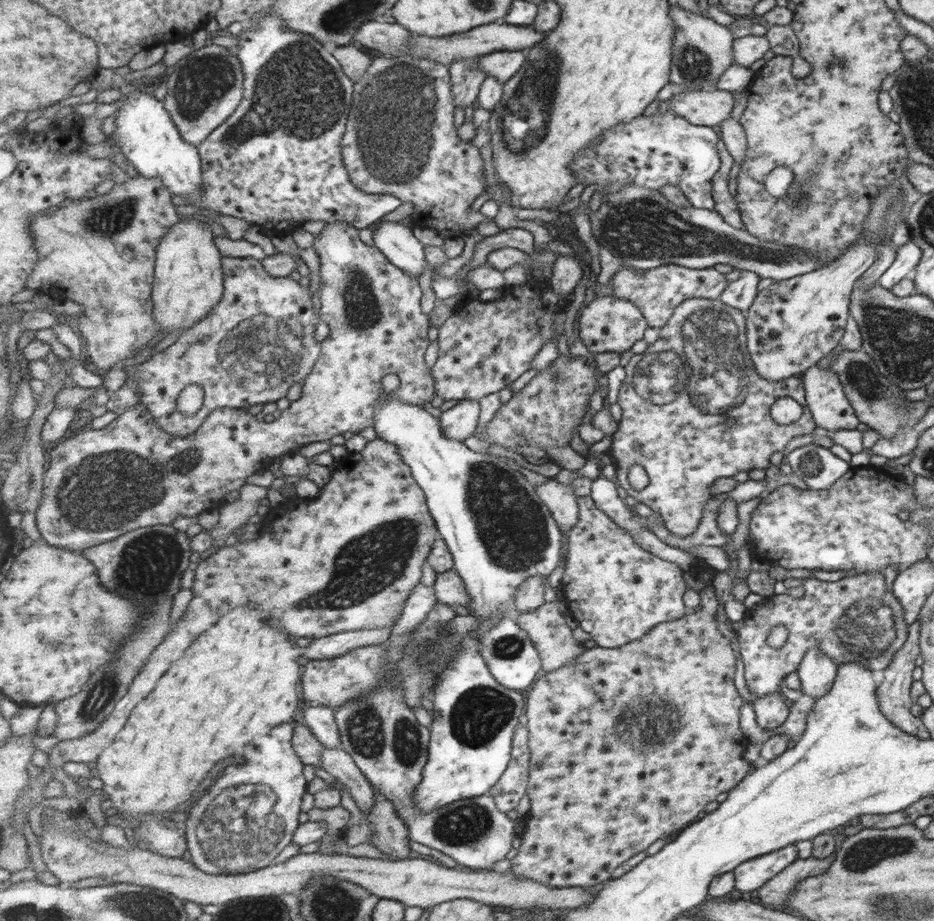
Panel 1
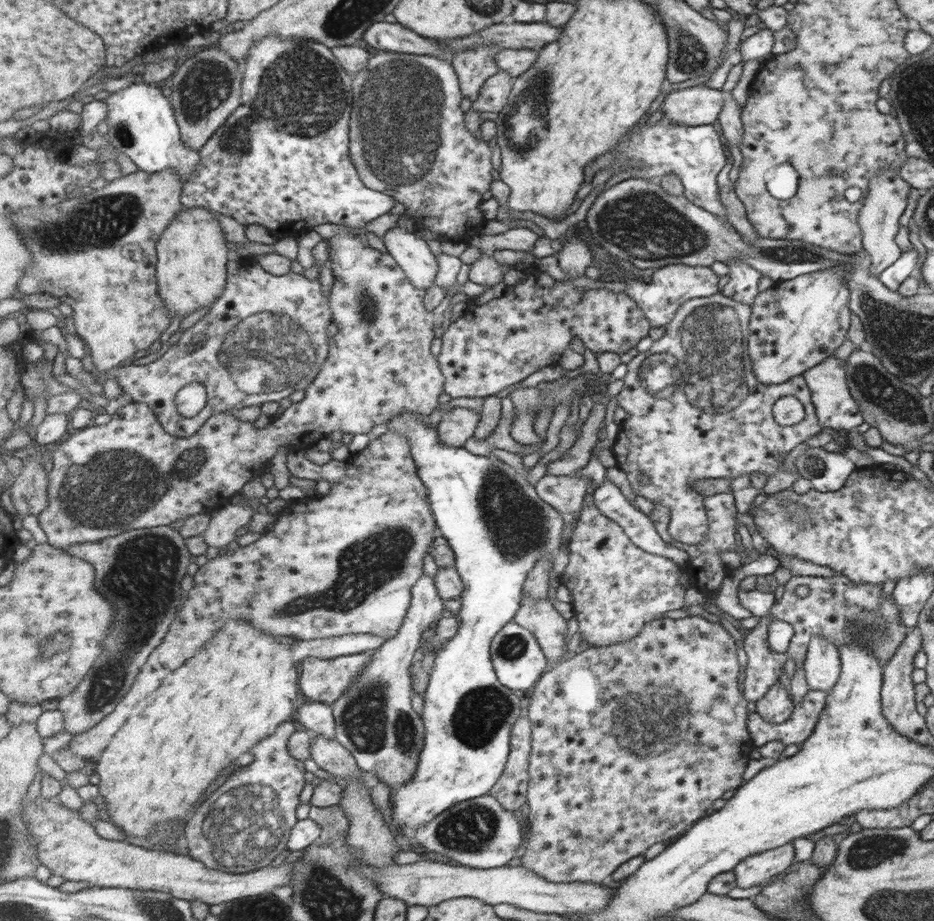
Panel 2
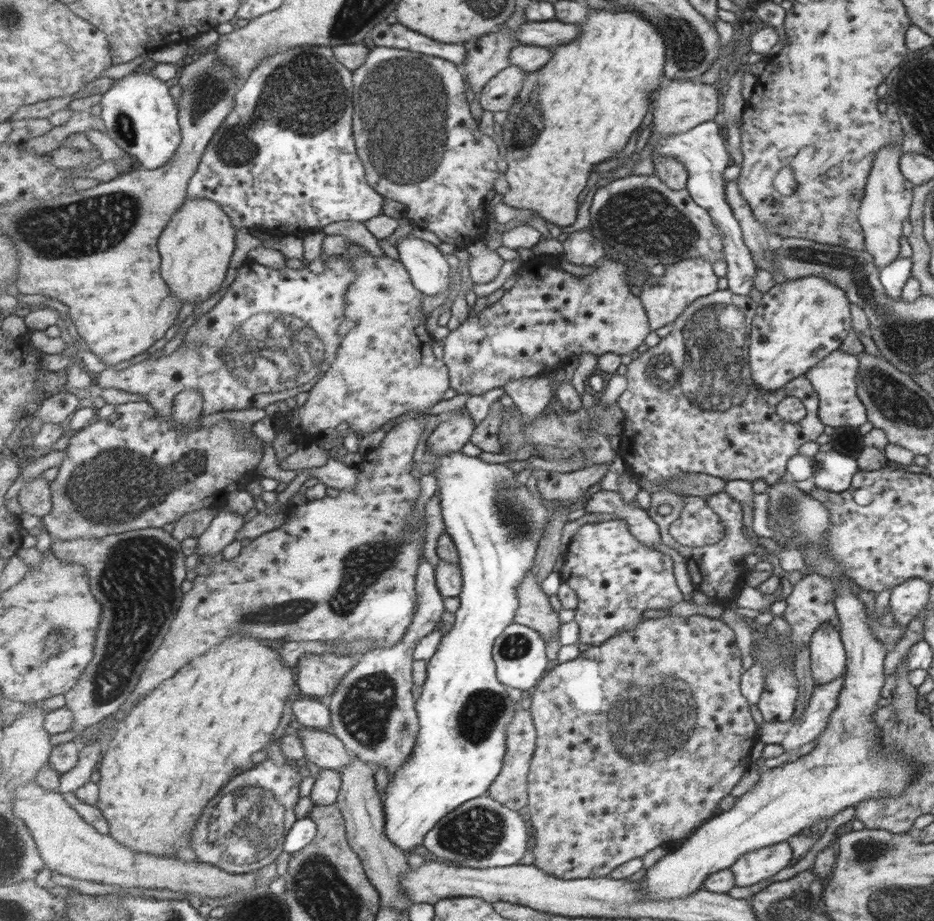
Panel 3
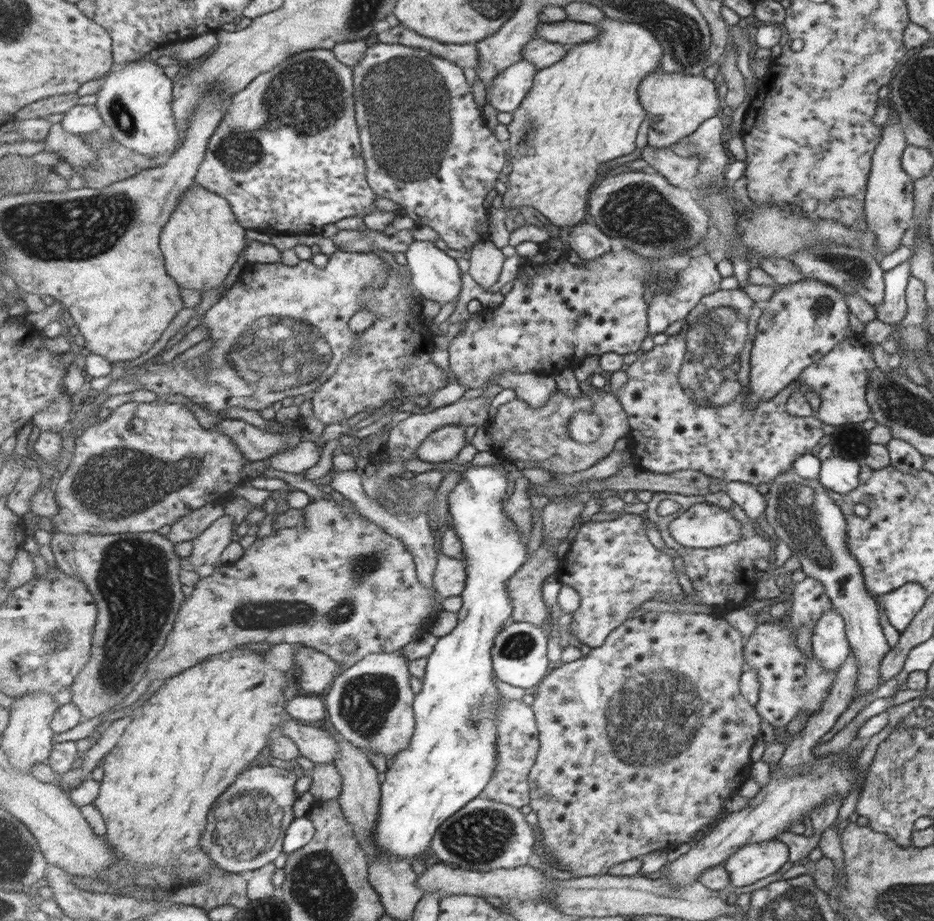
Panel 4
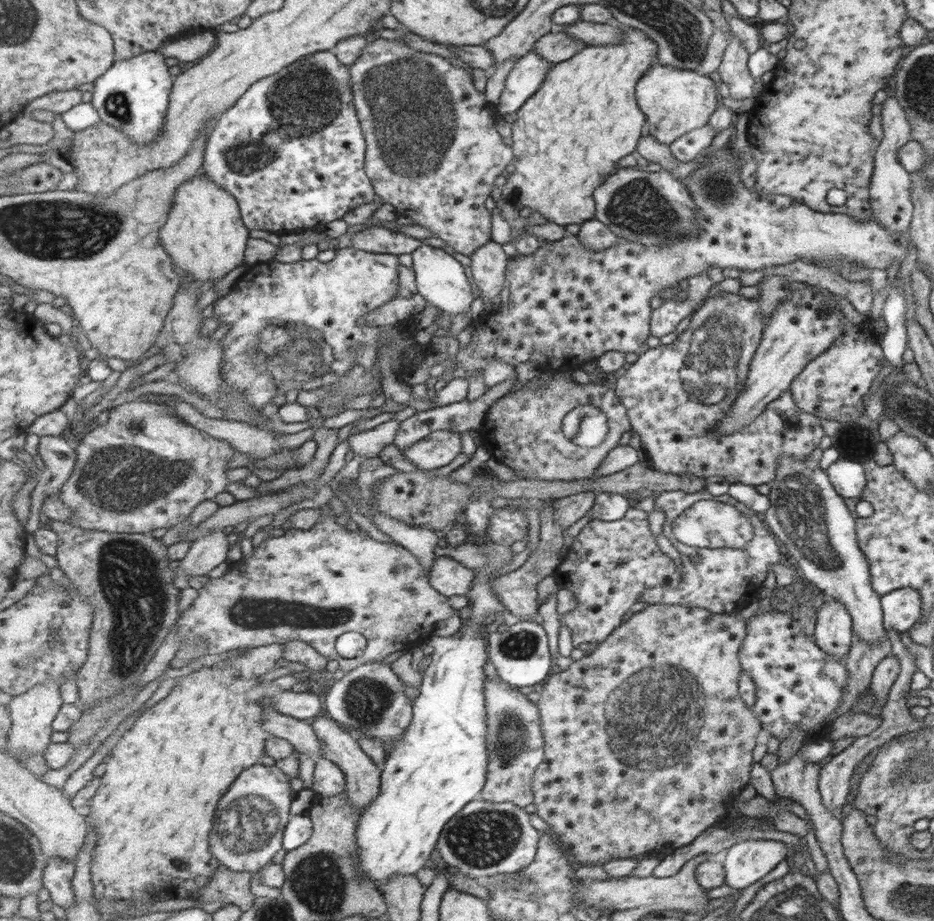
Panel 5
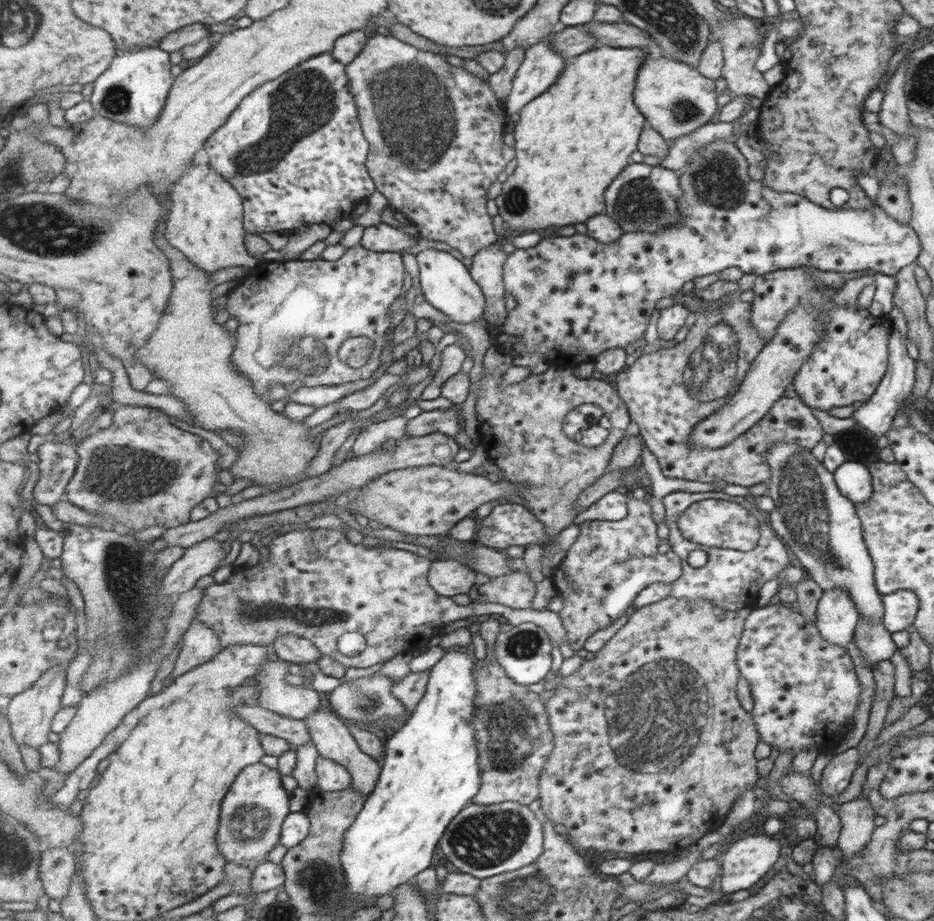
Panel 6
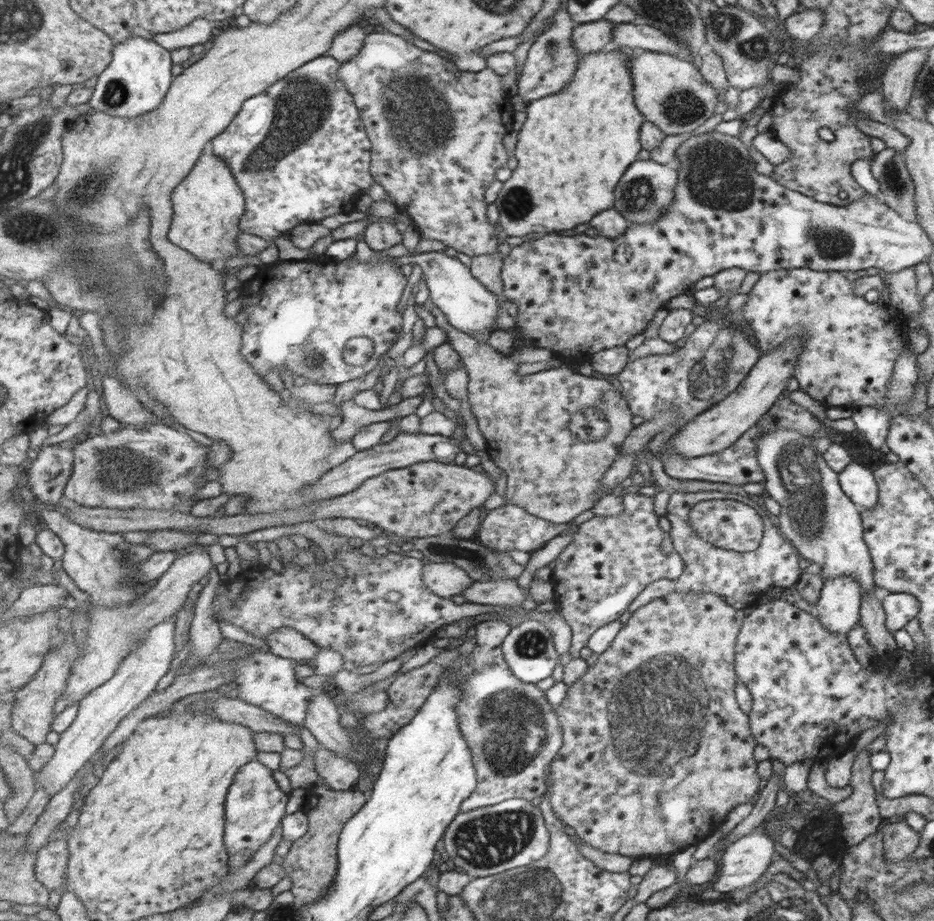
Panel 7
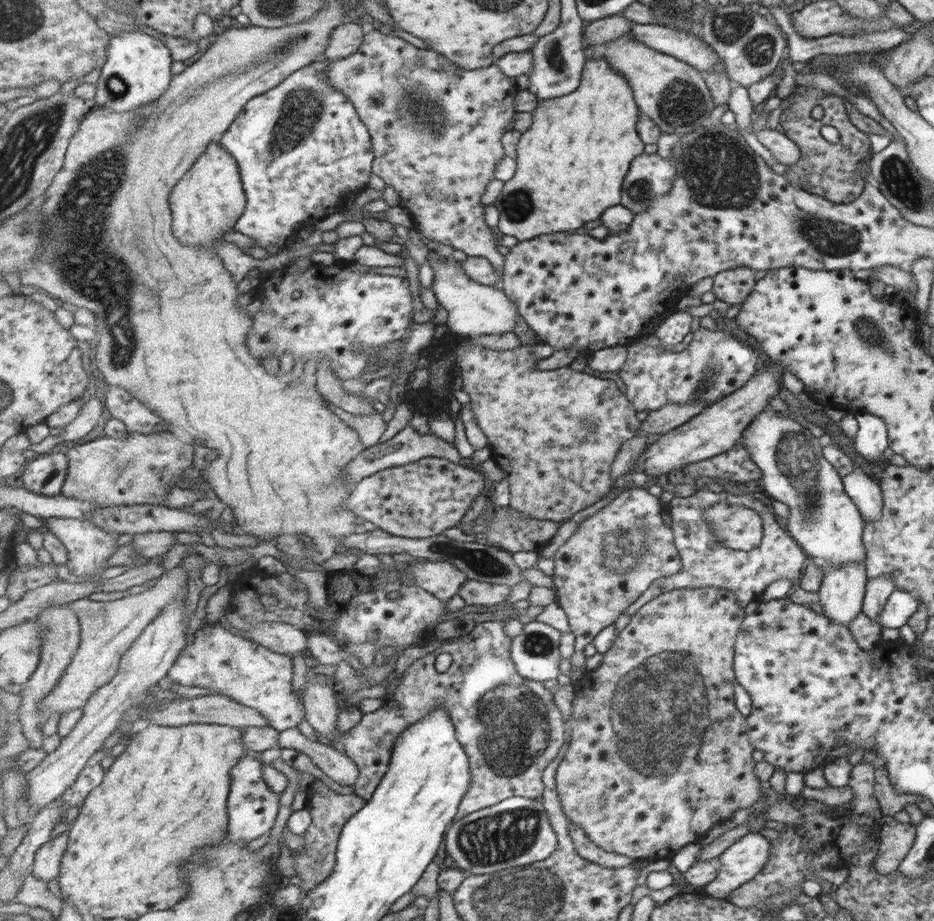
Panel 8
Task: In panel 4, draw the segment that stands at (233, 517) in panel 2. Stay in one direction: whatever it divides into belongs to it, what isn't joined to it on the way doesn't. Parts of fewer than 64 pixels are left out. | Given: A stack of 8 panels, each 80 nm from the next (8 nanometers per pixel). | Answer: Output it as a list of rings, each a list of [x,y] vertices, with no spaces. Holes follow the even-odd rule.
[[[229,514],[216,520],[201,536],[194,539],[195,545],[193,554],[189,556],[190,564],[193,564],[193,570],[197,566],[205,566],[220,562],[225,548],[236,539],[234,533],[235,522]]]

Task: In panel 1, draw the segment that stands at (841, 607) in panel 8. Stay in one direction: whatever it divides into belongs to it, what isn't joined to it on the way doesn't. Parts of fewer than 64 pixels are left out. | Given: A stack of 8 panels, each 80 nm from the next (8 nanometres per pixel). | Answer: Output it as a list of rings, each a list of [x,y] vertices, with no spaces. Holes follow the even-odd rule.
[[[812,648],[804,655],[800,666],[796,668],[802,694],[819,698],[827,694],[835,682],[839,666],[820,648]]]

